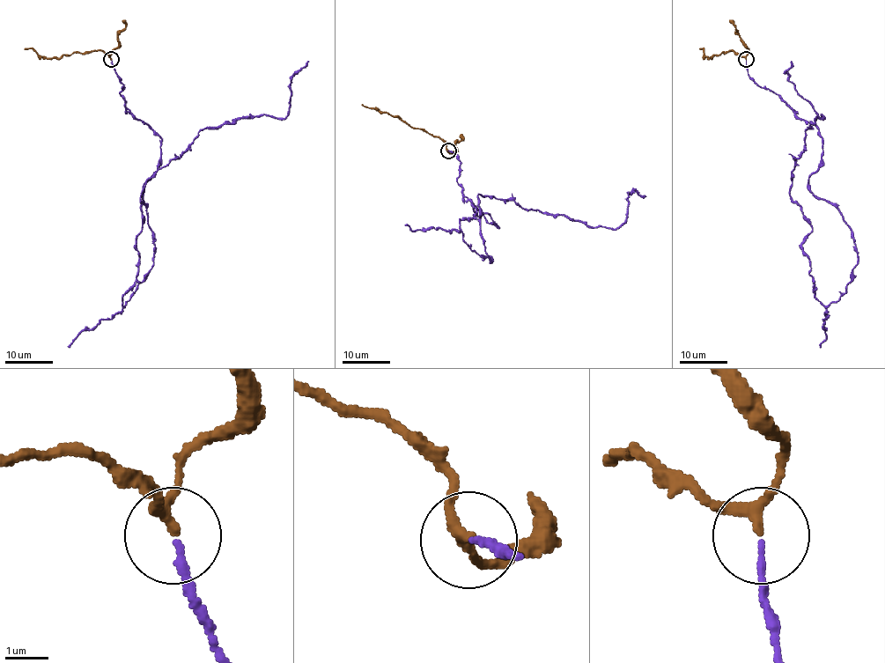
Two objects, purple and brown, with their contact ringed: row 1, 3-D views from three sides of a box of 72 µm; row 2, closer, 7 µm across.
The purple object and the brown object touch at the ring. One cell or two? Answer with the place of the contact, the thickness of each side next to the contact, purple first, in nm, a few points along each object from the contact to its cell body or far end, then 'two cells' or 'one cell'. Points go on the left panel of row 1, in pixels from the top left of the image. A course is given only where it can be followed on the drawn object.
at (111, 59); 150 nm thick on the purple side, 220 nm on the other; purple runs (110, 60), (161, 139), (143, 196), (153, 265), (123, 305), (145, 182), (205, 128), (283, 119), (308, 61); brown runs (110, 60), (100, 50), (42, 57), (33, 49), (25, 49); one cell

